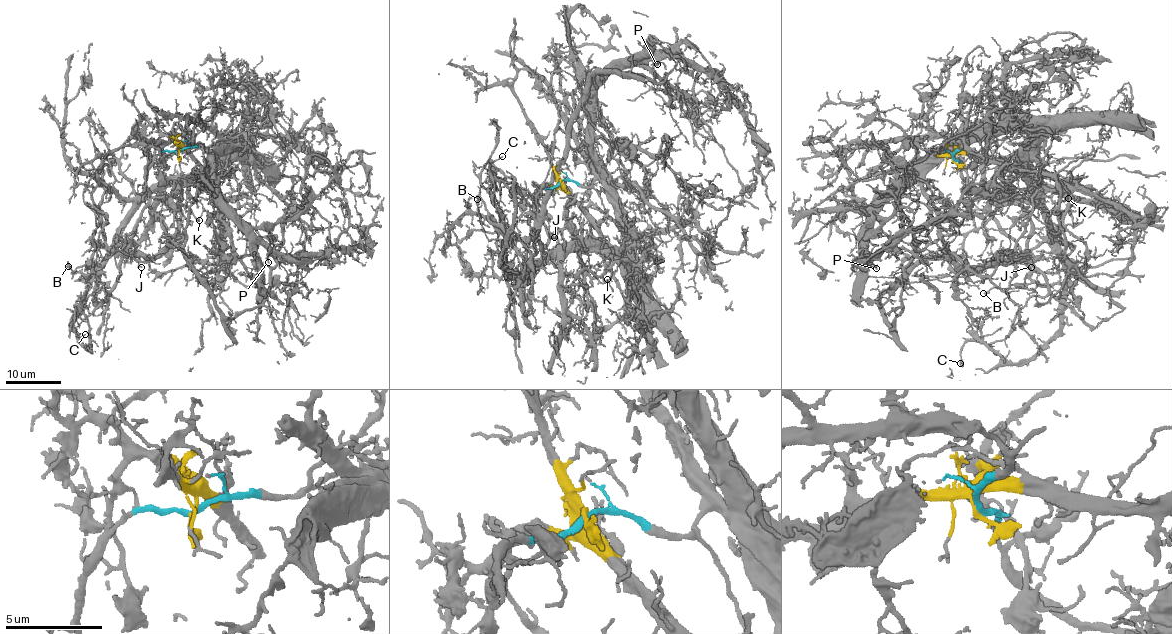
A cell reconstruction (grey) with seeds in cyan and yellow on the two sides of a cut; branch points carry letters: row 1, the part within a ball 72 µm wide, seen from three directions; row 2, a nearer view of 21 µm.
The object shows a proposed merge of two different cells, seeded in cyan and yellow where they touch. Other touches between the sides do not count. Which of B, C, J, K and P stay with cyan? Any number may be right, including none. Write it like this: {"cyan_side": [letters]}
{"cyan_side": ["B", "C", "J"]}

